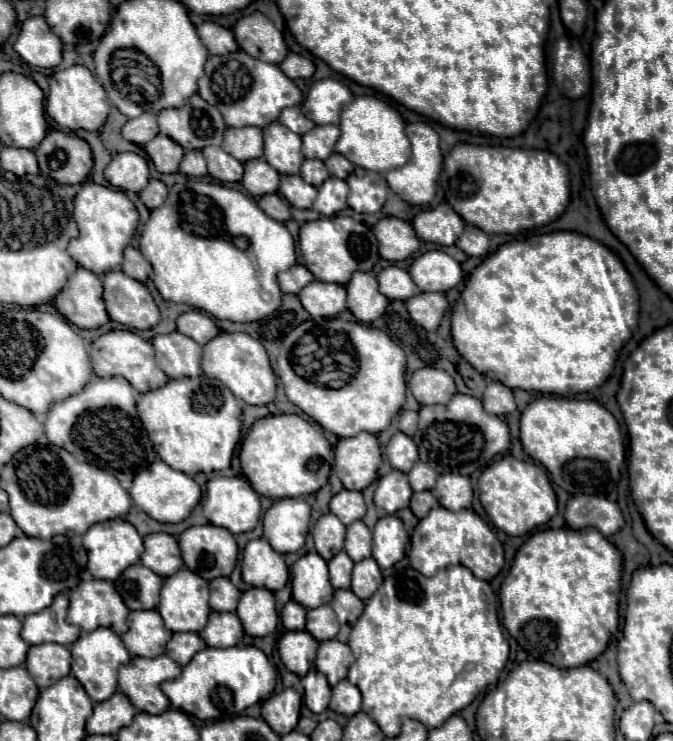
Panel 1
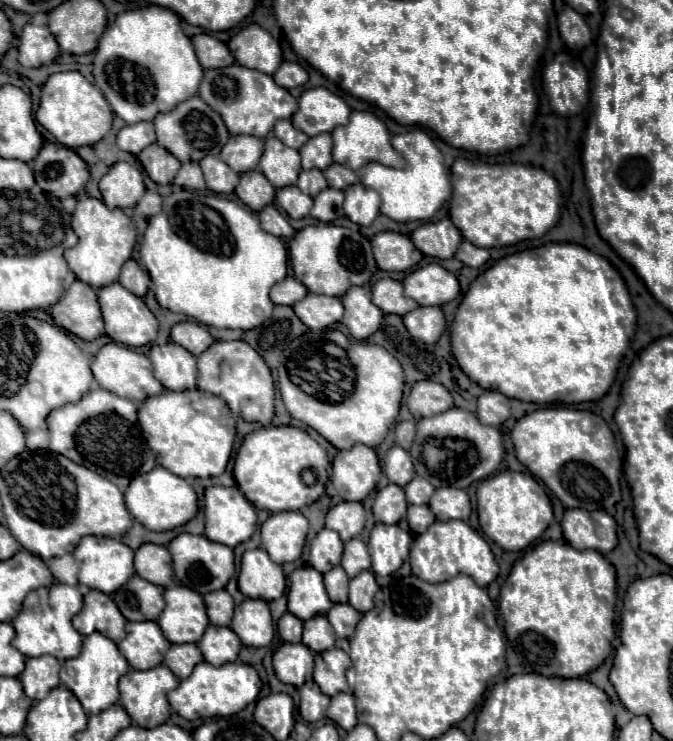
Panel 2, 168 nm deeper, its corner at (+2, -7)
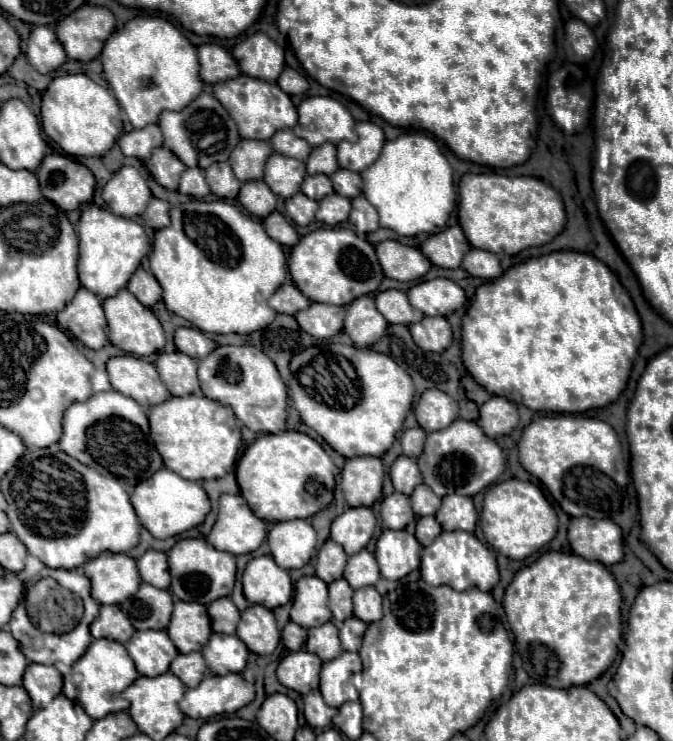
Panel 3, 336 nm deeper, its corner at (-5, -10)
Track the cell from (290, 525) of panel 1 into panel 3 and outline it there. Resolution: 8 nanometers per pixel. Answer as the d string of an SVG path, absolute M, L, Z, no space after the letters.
M293 519L275 523L267 535L275 563L283 569L299 569L311 561L317 547L317 535L309 521Z

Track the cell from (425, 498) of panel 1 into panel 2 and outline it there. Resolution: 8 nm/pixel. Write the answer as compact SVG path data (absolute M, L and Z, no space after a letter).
M410 504L410 506L408 506L408 524L410 524L410 530L412 530L412 532L416 532L416 534L426 532L426 528L428 528L434 520L436 520L436 518L432 516L432 510L430 510L426 504L422 504L422 506Z

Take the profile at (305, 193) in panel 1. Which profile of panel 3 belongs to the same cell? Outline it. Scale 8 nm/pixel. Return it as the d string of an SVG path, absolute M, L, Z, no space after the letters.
M297 193L285 201L285 211L295 225L309 225L315 217L317 203L313 199L307 199L303 193Z

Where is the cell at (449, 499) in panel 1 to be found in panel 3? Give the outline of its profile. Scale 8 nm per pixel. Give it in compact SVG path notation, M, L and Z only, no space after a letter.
M445 495L443 505L437 511L435 519L439 519L439 525L443 527L443 531L457 531L459 529L459 531L473 533L475 523L477 523L477 511L473 507L471 497Z

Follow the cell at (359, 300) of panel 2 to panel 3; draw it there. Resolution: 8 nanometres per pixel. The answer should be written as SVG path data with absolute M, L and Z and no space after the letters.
M371 295L359 297L347 307L343 331L351 337L355 347L371 347L383 337L385 329L387 329L387 321L377 311Z

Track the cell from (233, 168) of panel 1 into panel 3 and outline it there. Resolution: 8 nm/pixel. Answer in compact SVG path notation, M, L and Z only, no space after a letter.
M213 163L207 169L207 183L211 187L211 193L225 199L235 199L241 189L241 183L235 179L229 163Z

